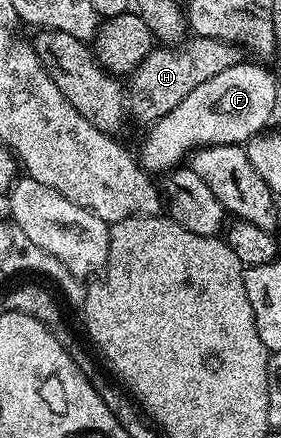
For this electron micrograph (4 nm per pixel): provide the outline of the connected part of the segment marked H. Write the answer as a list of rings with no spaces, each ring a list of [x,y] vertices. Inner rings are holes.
[[[190,37],[177,47],[155,46],[129,76],[129,114],[135,115],[145,125],[153,125],[157,119],[163,119],[165,115],[172,113],[172,109],[180,105],[180,101],[188,97],[188,93],[192,93],[192,89],[204,85],[204,81],[211,77],[216,77],[216,73],[232,69],[232,65],[243,62],[243,59],[243,52],[235,44],[208,37]]]

